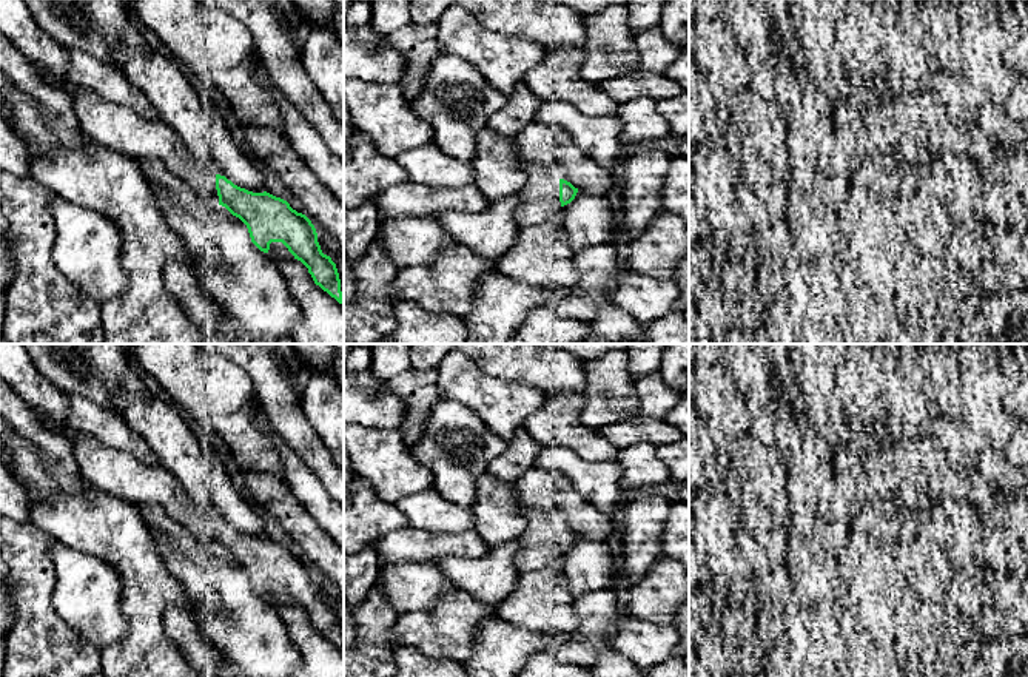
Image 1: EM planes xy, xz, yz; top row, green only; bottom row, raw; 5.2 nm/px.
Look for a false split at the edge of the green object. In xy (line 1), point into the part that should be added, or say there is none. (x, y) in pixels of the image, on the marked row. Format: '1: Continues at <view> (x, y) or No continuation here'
1: Continues at xy (114, 127)

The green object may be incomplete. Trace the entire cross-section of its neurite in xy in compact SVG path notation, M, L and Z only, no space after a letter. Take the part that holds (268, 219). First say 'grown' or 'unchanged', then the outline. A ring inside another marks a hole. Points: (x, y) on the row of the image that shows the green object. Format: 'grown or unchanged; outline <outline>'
grown; outline M31 62L40 76L51 85L66 89L72 96L72 108L86 137L106 150L113 150L134 160L157 160L174 177L193 188L199 196L213 204L225 207L239 217L248 228L251 242L264 253L268 253L271 242L282 242L294 259L301 261L311 275L316 285L342 304L341 279L336 264L324 254L317 242L317 233L311 221L297 213L290 204L267 191L253 193L234 185L225 176L214 174L197 163L179 134L165 122L142 117L131 108L103 100L99 94L85 88L69 85L65 79L54 76L45 66Z

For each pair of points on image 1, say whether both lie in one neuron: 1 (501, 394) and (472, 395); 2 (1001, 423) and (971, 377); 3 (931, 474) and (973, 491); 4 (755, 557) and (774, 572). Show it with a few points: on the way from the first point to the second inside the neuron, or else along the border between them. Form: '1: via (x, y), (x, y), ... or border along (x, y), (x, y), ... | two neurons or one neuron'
1: via (493, 394), (480, 392) | one neuron
2: via (990, 412), (985, 406), (985, 390), (982, 387) | one neuron
3: via (942, 478), (947, 483), (962, 486) | one neuron
4: via (760, 562), (766, 568), (772, 568) | one neuron

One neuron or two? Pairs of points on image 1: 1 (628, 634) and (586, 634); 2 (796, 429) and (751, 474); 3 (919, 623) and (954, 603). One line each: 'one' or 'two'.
1: two
2: two
3: two

